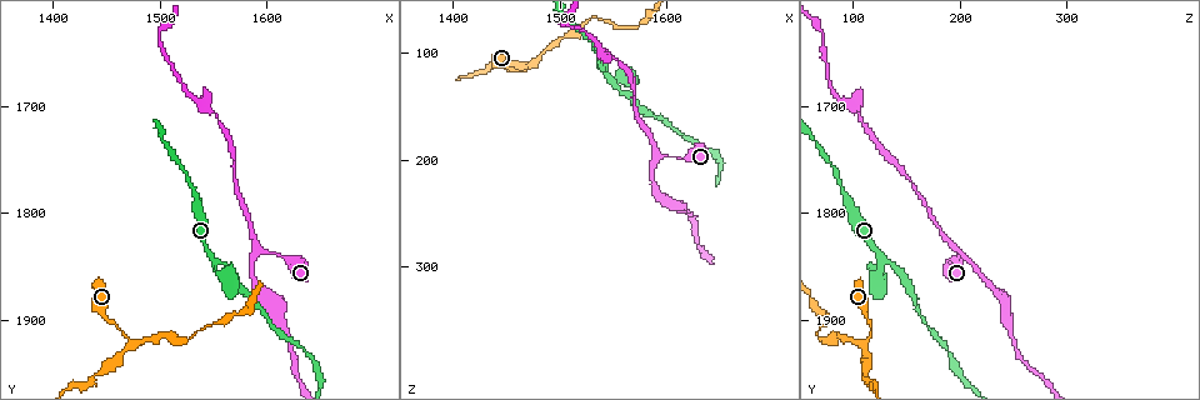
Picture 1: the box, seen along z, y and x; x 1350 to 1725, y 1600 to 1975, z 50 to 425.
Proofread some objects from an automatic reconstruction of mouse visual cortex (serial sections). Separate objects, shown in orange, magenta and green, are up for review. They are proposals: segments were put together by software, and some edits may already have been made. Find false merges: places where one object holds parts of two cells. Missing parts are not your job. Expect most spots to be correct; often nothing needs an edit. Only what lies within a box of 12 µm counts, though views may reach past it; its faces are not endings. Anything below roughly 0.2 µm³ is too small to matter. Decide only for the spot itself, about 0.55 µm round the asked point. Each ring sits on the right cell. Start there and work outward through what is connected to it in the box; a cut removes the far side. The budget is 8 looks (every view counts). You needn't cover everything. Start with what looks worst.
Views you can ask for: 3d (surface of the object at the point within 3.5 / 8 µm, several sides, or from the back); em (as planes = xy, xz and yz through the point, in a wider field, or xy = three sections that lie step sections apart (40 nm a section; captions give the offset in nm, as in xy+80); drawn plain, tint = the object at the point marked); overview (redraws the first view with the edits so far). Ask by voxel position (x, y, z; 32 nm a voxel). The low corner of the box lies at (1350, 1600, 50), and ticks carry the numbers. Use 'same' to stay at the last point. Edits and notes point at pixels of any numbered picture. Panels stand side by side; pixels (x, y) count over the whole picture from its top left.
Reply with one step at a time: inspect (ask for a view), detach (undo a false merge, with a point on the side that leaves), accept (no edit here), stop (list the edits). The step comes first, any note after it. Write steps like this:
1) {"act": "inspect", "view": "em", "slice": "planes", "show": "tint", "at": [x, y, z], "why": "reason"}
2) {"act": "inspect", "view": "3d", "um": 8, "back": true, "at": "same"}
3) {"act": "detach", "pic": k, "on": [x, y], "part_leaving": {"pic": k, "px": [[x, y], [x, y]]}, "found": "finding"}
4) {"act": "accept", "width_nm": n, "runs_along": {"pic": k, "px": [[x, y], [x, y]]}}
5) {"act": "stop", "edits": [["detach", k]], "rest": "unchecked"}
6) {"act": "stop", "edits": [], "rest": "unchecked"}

{"act": "inspect", "view": "3d", "um": 3.5, "at": [1596, 1834, 198], "why": "abrupt turn"}

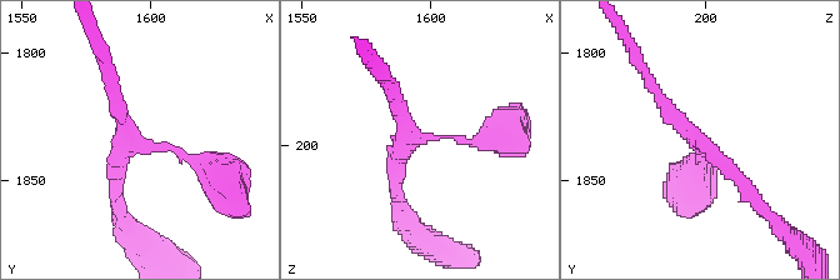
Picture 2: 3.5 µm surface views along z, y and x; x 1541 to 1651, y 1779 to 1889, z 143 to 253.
{"act": "inspect", "view": "em", "slice": "xy", "step": 2, "show": "tint", "at": [1594, 1836, 197]}

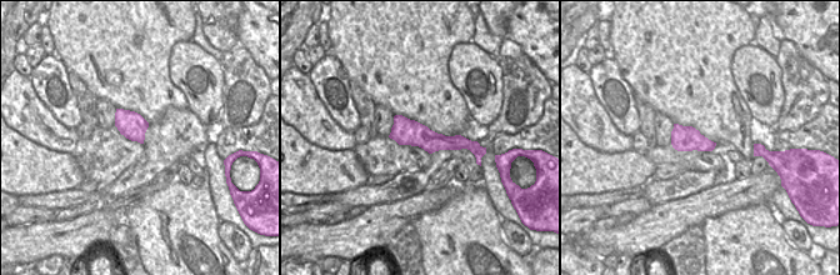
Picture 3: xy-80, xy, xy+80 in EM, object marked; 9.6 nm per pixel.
{"act": "accept", "runs_along": {"pic": 3, "px": [[396, 119], [430, 141], [474, 148]]}, "found": "continuous, no second cell"}

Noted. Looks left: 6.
{"act": "inspect", "view": "3d", "um": 3.5, "at": [1538, 1790, 94], "why": "sudden change in width"}

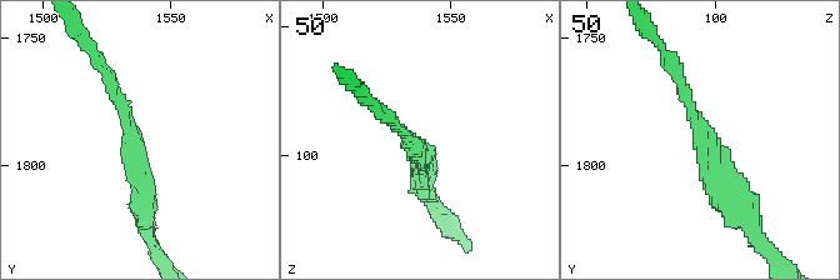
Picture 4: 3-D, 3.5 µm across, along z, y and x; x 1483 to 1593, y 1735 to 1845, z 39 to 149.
{"act": "inspect", "view": "em", "slice": "xy", "step": 3, "show": "tint", "at": [1534, 1788, 95], "why": "now the EM"}

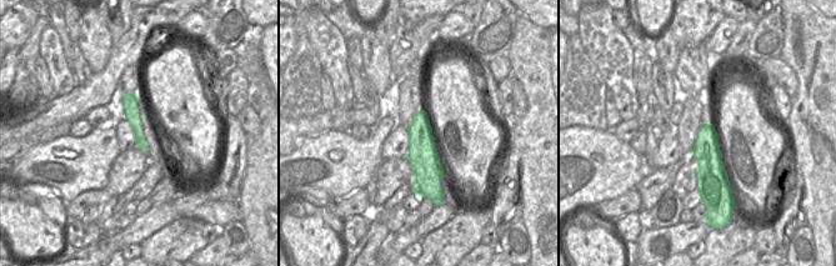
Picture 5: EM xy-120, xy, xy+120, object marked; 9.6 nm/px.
{"act": "accept", "arm_widths_nm": [150, 300], "runs_along": {"pic": 5, "px": [[125, 95], [144, 147]]}, "found": "all the same cell"}

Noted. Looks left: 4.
{"act": "inspect", "view": "3d", "um": 3.5, "at": [1476, 1920, 110], "why": "abrupt turn"}

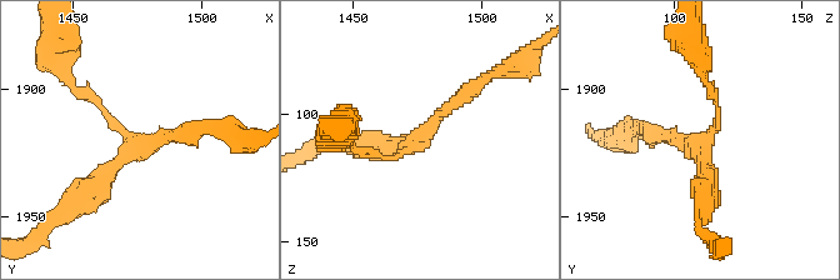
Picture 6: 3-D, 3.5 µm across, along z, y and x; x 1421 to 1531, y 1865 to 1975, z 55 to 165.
{"act": "inspect", "view": "em", "slice": "xy", "step": 3, "show": "tint", "at": [1473, 1923, 111]}

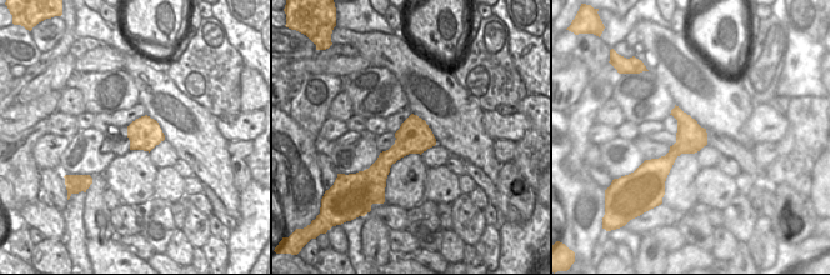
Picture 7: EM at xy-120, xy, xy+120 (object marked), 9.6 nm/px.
{"act": "accept", "runs_along": {"pic": 6, "px": [[360, 150], [399, 158], [471, 86]]}, "found": "continuous, no second cell"}

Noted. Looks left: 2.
{"act": "stop", "edits": [], "rest": "unchecked"}

